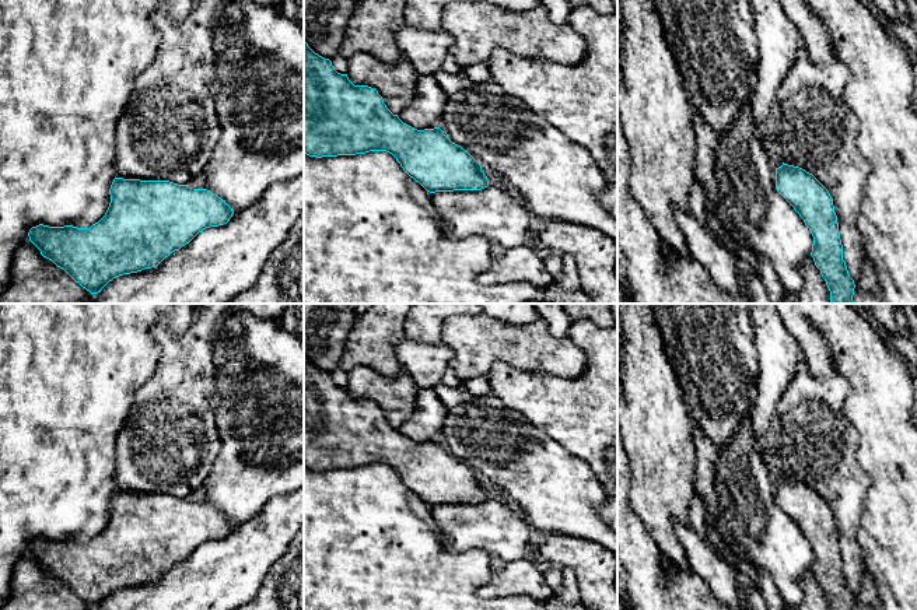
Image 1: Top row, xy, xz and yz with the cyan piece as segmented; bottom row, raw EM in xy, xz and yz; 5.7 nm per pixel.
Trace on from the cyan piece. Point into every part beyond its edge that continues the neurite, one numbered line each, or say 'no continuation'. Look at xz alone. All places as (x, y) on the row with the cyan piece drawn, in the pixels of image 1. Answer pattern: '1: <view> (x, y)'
no continuation

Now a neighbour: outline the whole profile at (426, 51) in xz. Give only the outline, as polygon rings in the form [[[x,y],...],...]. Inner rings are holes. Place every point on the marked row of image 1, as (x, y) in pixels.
[[[405,25],[396,34],[396,45],[403,59],[407,59],[421,74],[434,74],[442,69],[454,38],[442,31],[424,31]]]

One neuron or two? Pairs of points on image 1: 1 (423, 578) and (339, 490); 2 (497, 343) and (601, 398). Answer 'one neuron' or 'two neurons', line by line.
1: one neuron
2: two neurons

